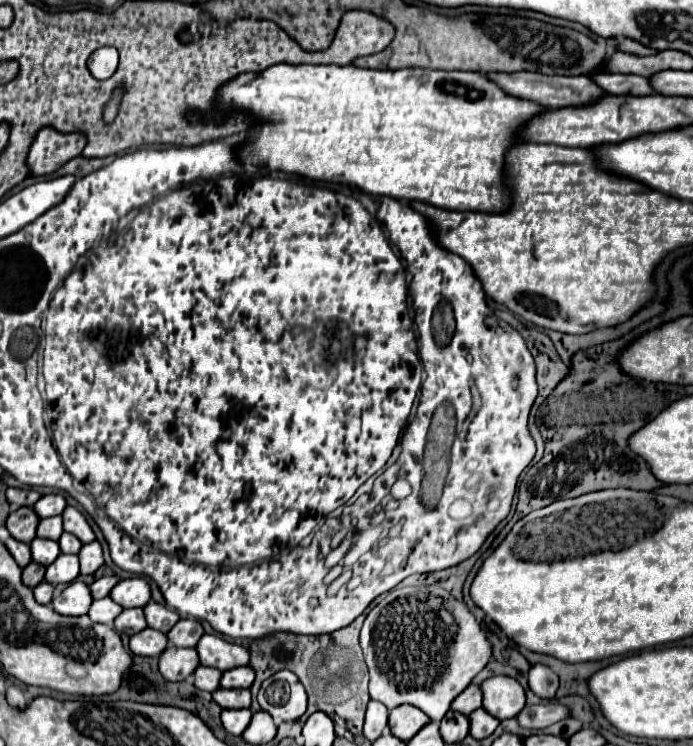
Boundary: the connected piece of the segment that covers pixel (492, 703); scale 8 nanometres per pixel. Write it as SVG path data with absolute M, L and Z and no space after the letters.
M492 676L480 684L482 708L498 720L514 718L524 708L524 688L510 676Z

